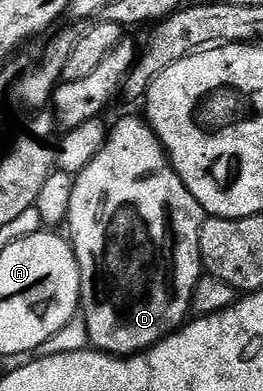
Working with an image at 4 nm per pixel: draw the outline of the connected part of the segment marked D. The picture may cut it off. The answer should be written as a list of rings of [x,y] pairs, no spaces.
[[[130,116],[127,120],[119,122],[115,128],[109,129],[106,143],[94,159],[88,162],[84,171],[74,176],[74,189],[72,190],[72,202],[70,203],[70,215],[68,217],[68,239],[74,249],[74,257],[80,270],[80,316],[86,325],[87,341],[97,351],[106,352],[109,356],[135,356],[138,352],[147,352],[153,344],[158,344],[165,336],[178,331],[187,323],[191,315],[190,299],[199,280],[204,275],[202,255],[200,254],[200,230],[202,224],[208,219],[208,214],[196,202],[196,198],[184,186],[184,182],[174,171],[174,165],[170,163],[162,145],[157,140],[154,132],[145,119]]]

